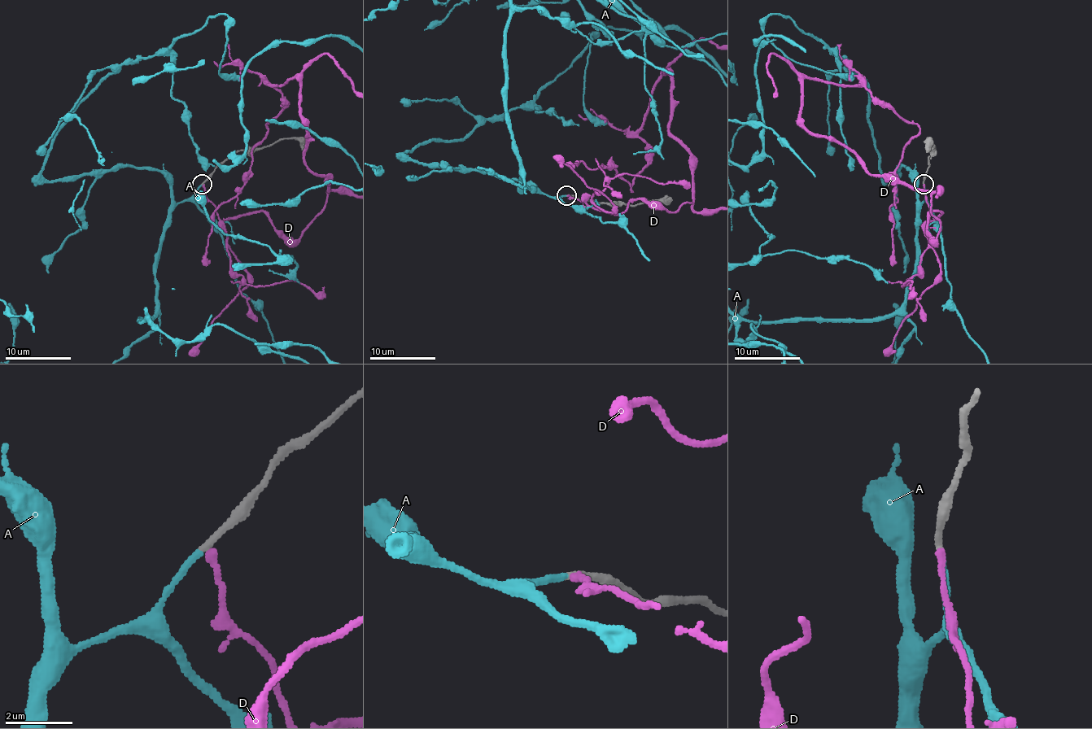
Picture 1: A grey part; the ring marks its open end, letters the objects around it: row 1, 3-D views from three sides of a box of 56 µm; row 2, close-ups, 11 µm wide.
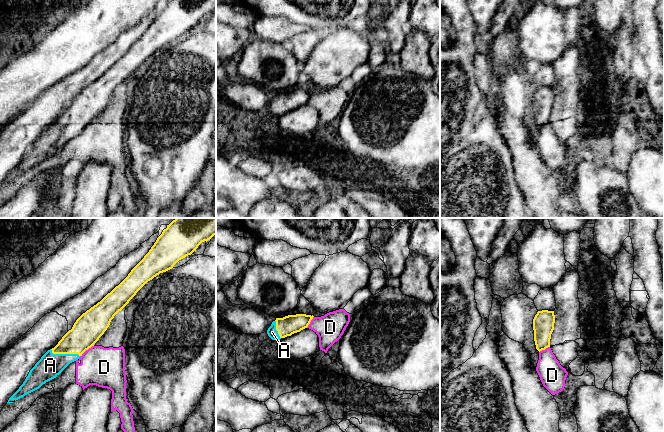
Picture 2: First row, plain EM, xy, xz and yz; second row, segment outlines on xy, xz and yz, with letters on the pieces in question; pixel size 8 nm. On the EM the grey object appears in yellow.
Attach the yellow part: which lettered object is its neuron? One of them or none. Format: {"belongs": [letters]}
{"belongs": ["A"]}

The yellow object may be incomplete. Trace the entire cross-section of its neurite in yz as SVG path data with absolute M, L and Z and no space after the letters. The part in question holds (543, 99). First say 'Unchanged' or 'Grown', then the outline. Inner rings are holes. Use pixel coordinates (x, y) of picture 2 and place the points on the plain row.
Unchanged. M542 86L535 91L533 95L534 117L539 128L550 123L554 99L554 87Z

